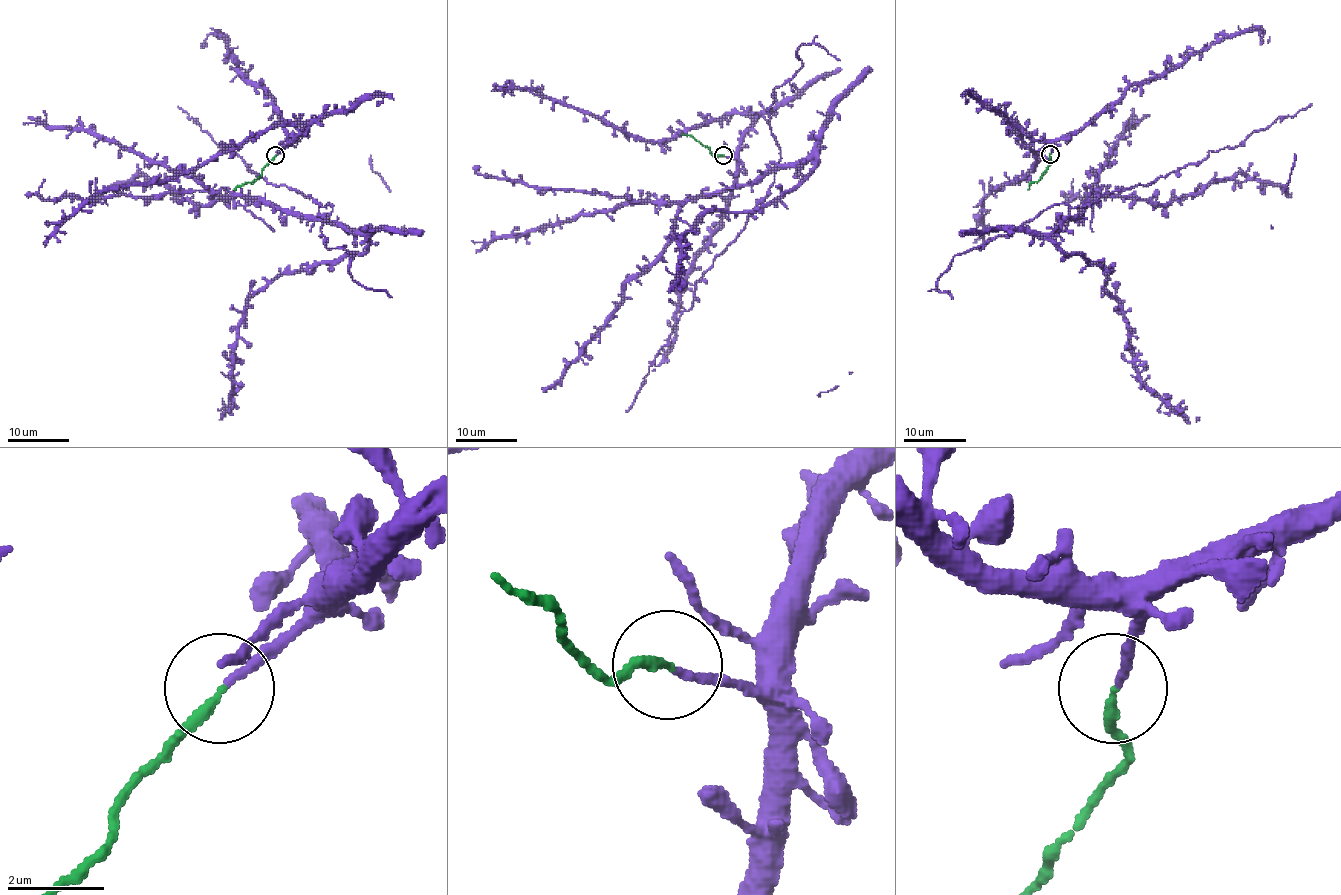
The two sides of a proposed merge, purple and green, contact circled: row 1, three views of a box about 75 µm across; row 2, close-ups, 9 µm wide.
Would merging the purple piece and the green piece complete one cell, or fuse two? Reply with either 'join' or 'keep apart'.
keep apart

